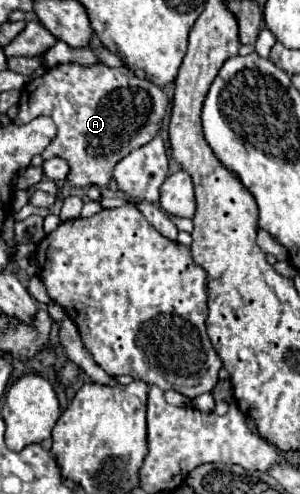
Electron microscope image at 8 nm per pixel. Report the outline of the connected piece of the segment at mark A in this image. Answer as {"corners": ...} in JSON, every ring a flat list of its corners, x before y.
{"corners":[[100,63,100,67,84,71,84,67,60,65,28,83,28,87,22,89,18,107,16,125,46,115,54,119,58,127,56,139,42,153,42,159,62,155,62,159,70,163,68,181,72,181,74,187,102,187,112,181,112,169,120,159,158,135,168,109,168,97,158,85,148,79,138,79,128,67,112,69]]}

